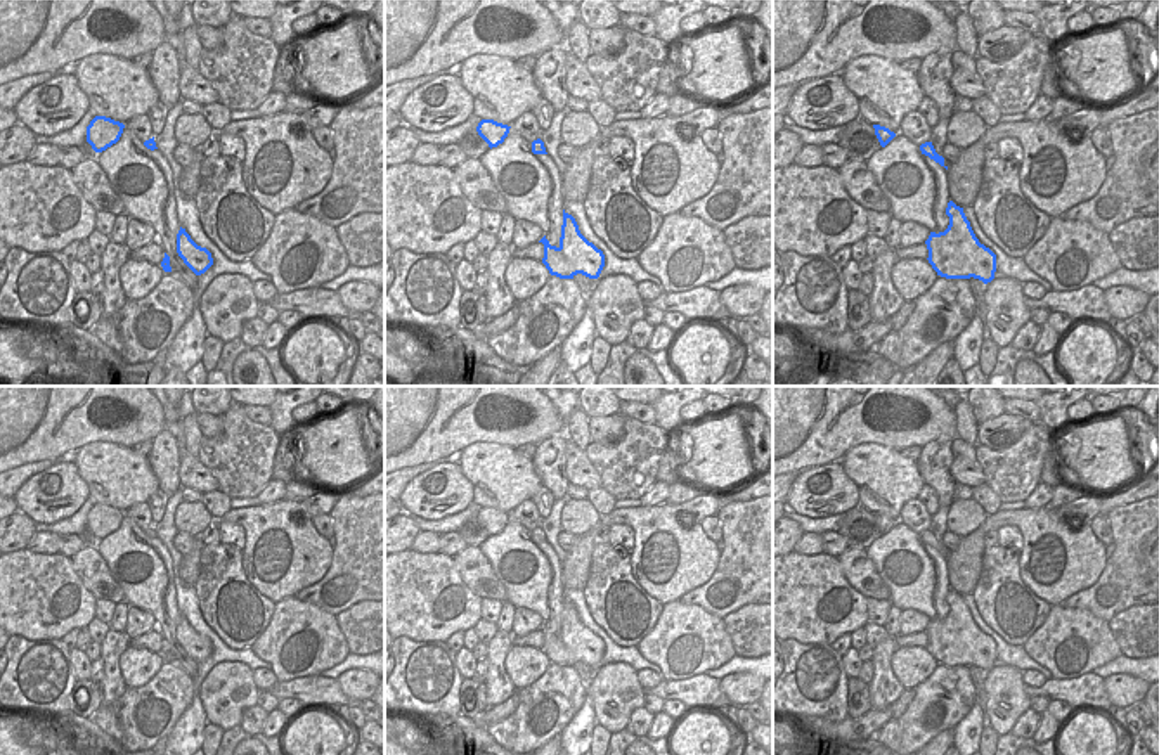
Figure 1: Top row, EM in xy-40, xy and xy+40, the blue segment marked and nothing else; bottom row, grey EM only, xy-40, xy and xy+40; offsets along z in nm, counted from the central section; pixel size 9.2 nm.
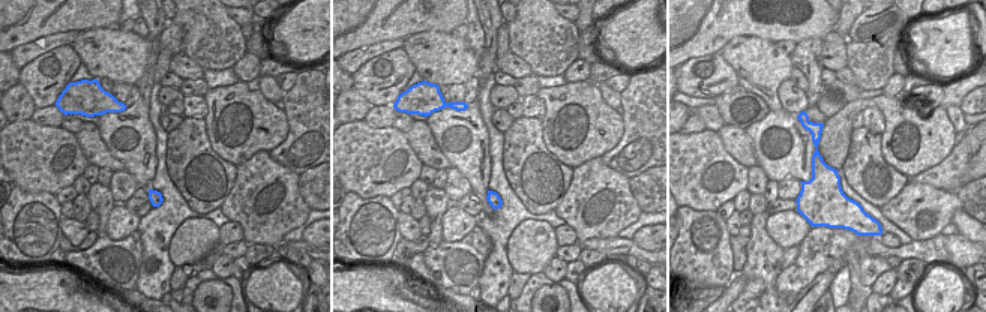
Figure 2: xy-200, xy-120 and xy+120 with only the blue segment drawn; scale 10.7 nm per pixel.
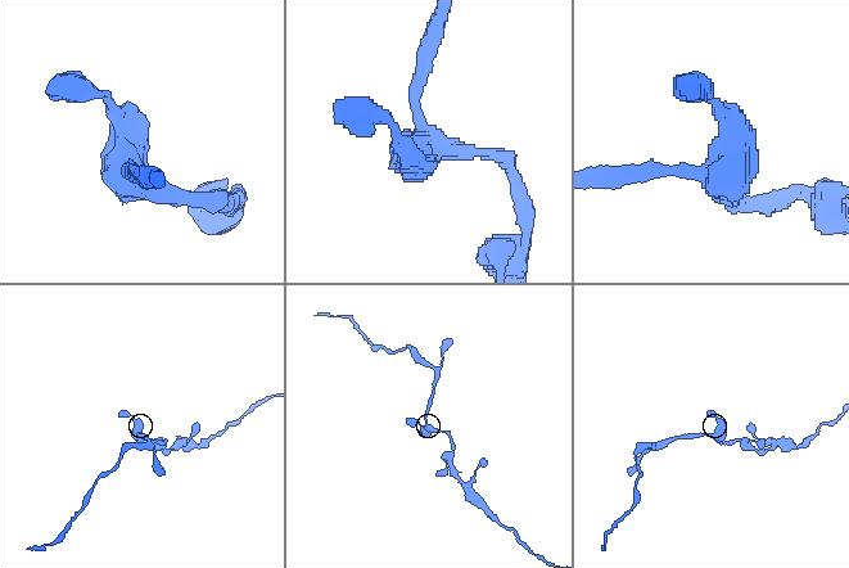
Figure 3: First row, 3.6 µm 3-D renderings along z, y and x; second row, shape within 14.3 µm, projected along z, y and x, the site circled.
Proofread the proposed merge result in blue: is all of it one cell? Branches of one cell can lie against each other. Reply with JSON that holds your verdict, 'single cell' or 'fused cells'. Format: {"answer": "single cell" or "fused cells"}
{"answer": "single cell"}

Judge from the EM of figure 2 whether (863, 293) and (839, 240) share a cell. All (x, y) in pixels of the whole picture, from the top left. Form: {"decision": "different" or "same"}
{"decision": "different"}

